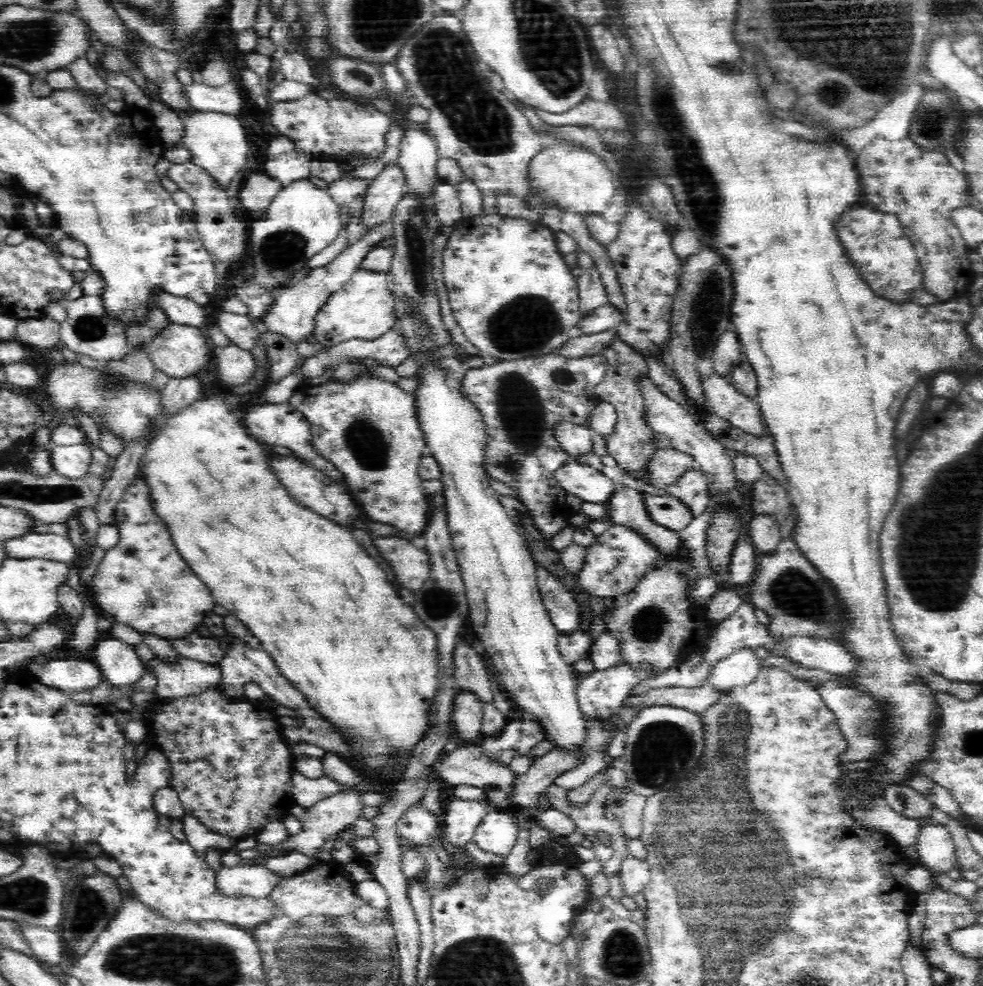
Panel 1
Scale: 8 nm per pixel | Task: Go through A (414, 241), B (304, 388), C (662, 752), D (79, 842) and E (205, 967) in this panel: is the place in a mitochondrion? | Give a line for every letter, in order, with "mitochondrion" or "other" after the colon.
A: mitochondrion
B: other
C: mitochondrion
D: other
E: mitochondrion

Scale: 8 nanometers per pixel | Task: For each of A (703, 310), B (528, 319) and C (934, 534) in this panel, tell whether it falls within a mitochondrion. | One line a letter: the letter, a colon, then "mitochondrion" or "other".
A: mitochondrion
B: mitochondrion
C: mitochondrion

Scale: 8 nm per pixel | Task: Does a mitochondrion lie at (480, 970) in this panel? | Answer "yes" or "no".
yes

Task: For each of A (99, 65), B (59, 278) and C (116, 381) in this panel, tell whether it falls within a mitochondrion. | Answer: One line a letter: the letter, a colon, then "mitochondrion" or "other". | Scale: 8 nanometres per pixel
A: other
B: other
C: other

